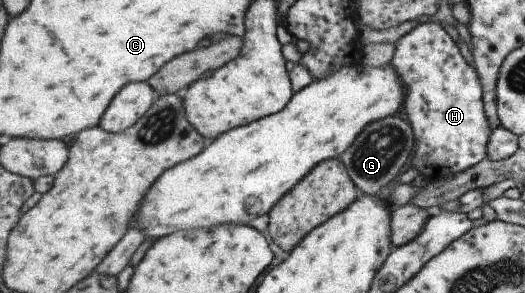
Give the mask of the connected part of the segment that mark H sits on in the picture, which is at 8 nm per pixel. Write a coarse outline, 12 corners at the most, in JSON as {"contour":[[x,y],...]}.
{"contour":[[438,22],[390,66],[429,182],[486,159],[478,76]]}

